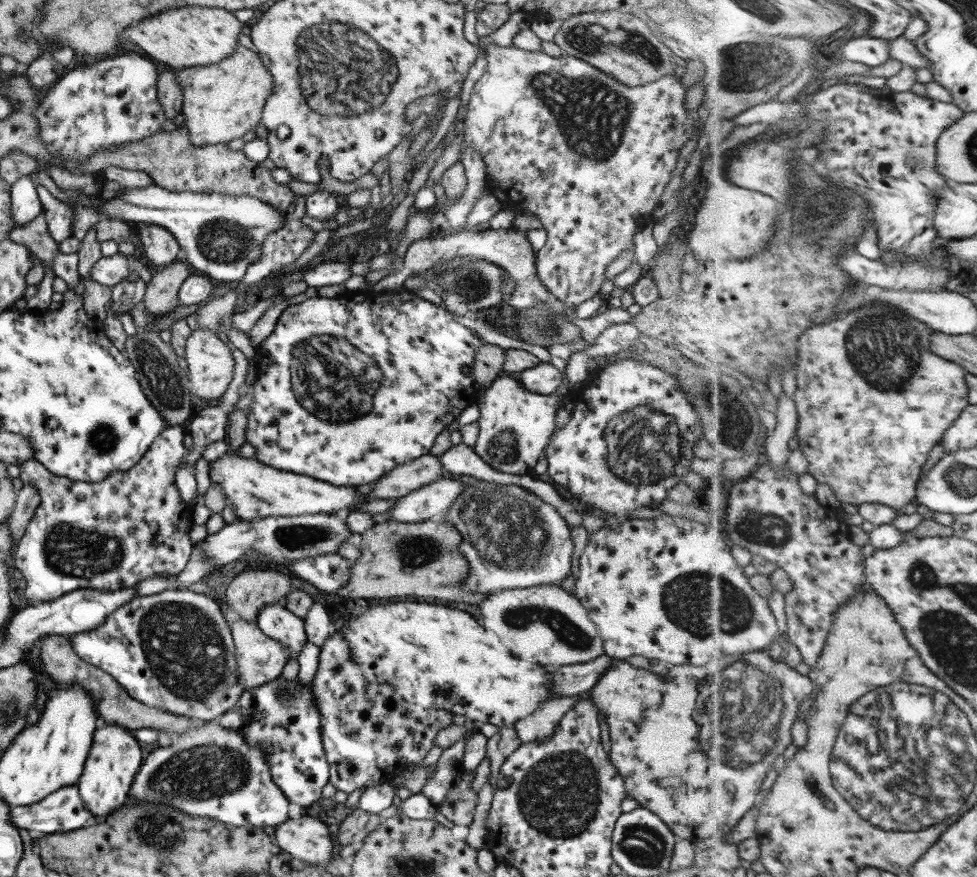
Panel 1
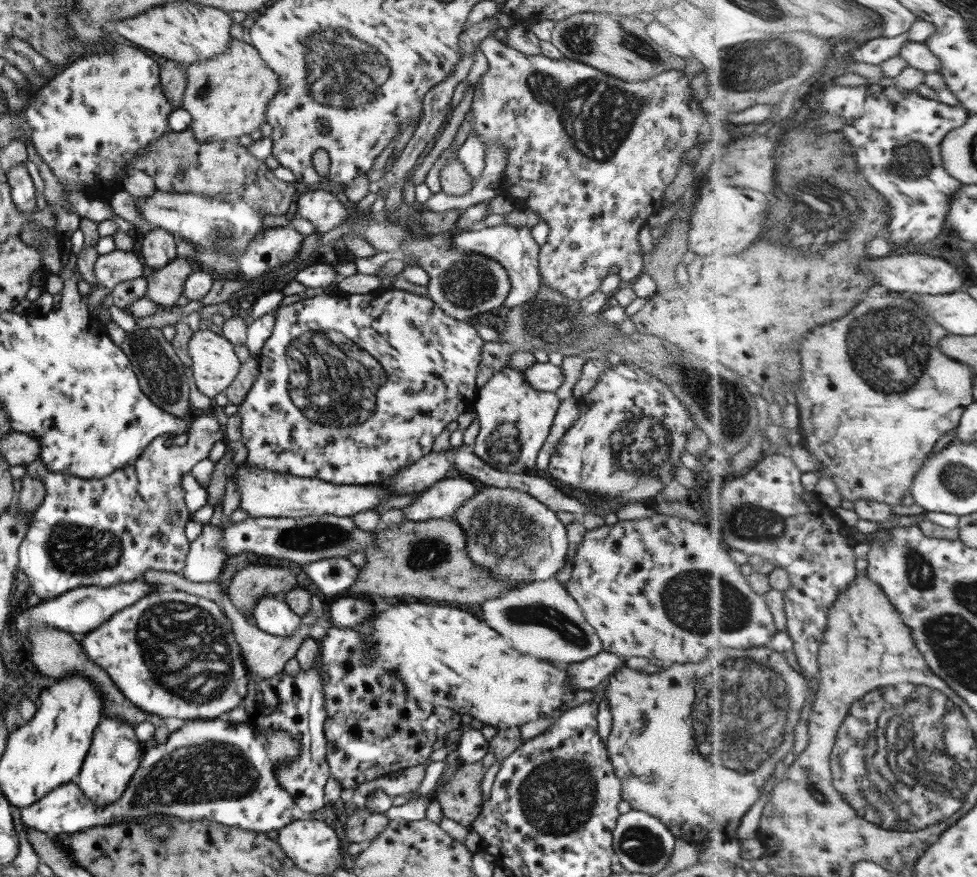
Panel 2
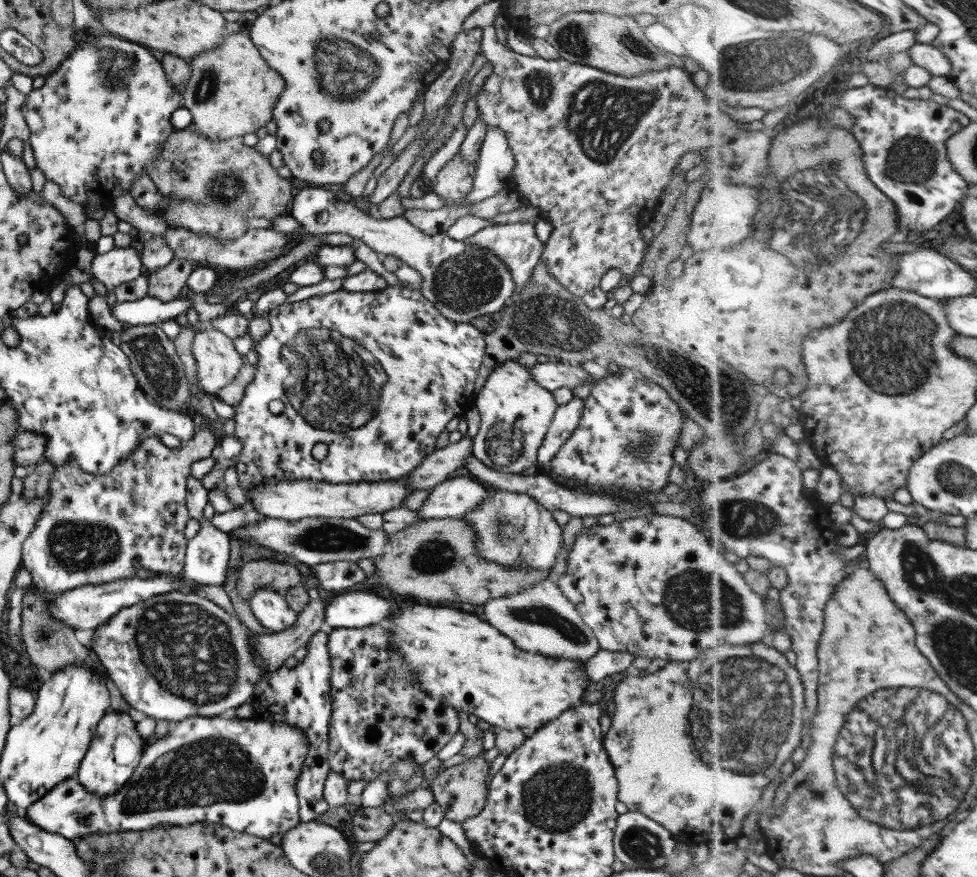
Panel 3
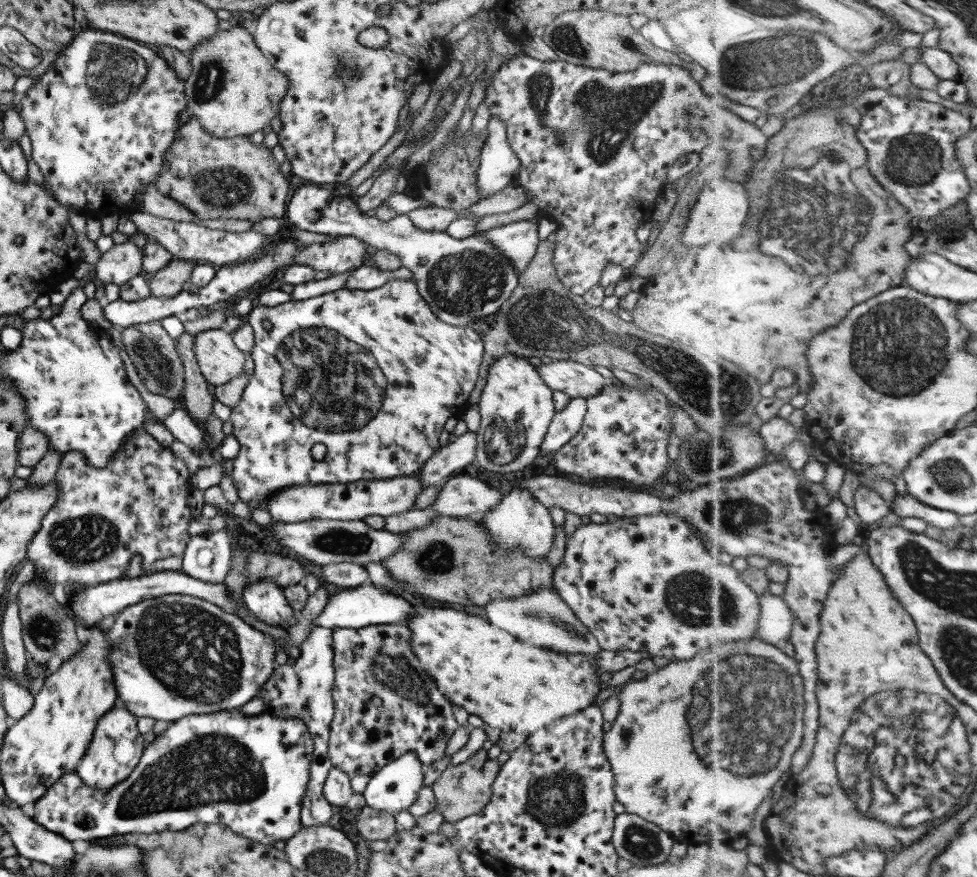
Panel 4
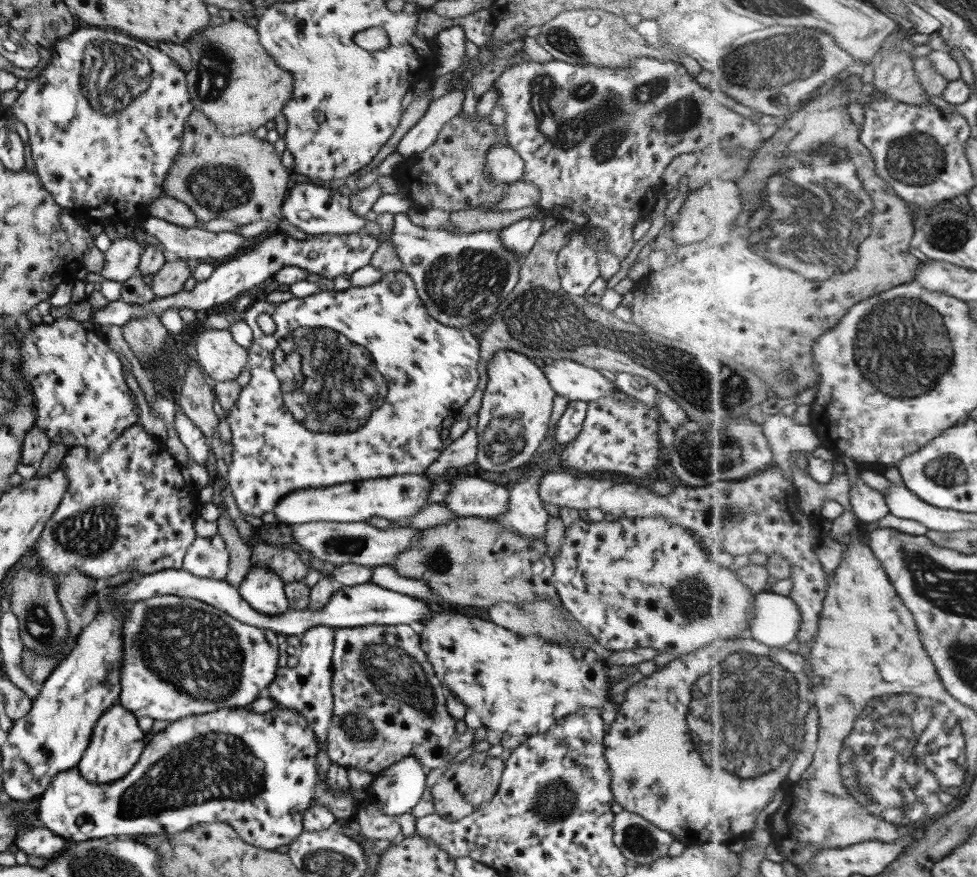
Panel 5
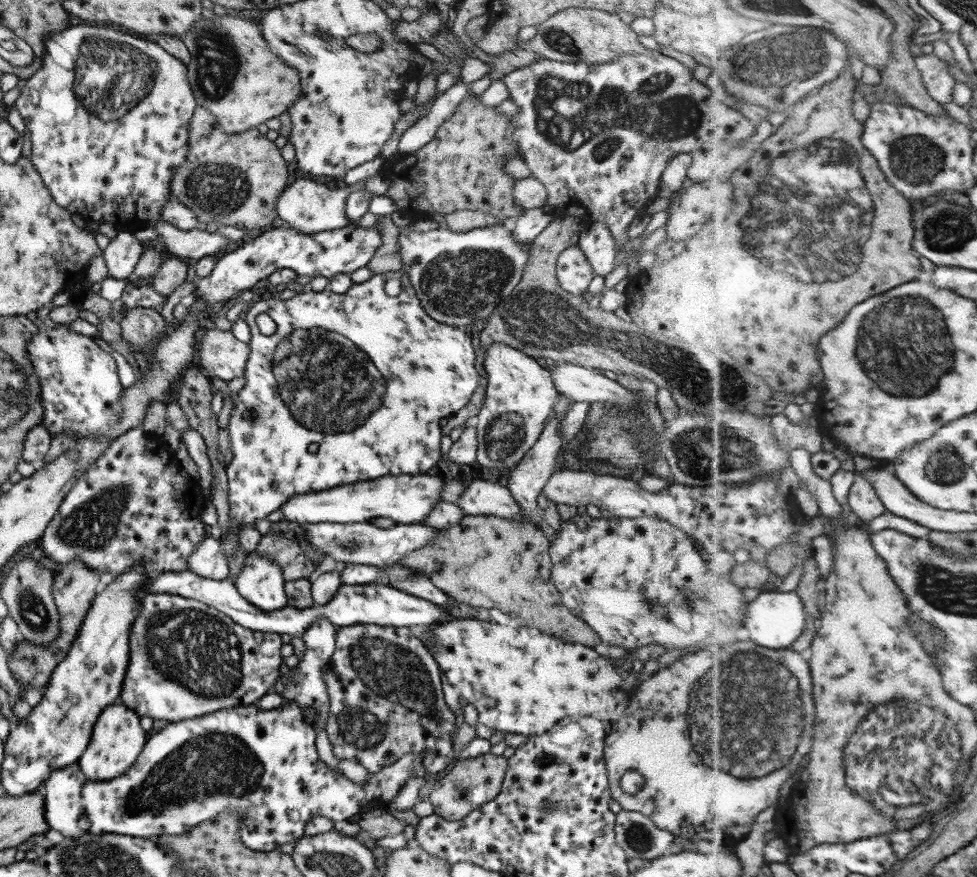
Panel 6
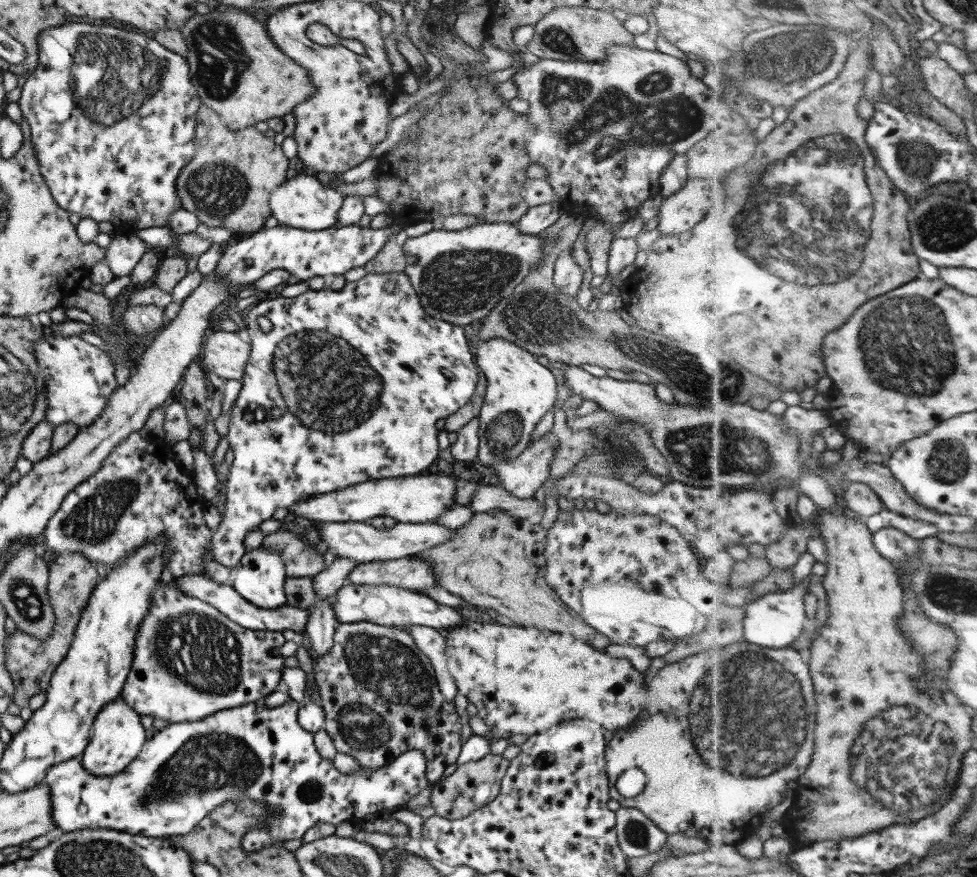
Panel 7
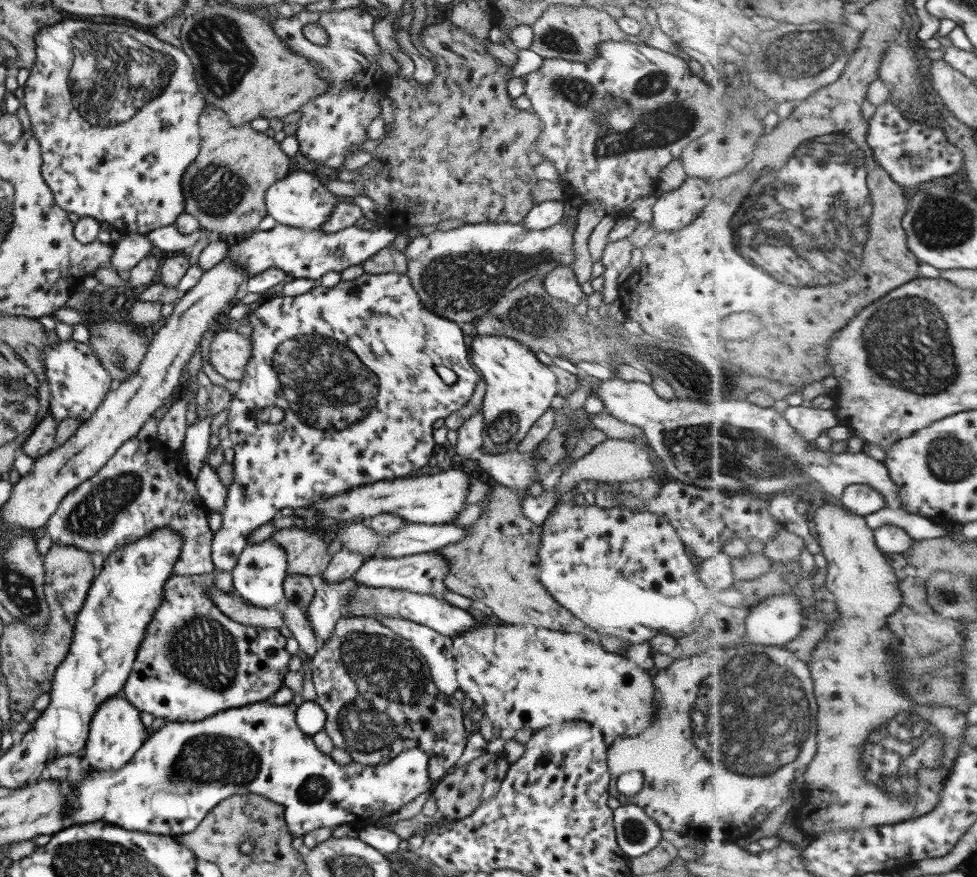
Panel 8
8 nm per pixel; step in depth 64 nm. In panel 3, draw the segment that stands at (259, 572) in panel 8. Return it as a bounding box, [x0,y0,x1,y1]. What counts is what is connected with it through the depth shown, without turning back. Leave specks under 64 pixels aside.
[247,588,297,632]

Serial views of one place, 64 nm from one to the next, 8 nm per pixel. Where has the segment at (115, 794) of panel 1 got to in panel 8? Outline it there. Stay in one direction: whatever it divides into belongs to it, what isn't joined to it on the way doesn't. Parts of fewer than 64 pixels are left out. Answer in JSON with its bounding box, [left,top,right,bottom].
[82,694,149,772]

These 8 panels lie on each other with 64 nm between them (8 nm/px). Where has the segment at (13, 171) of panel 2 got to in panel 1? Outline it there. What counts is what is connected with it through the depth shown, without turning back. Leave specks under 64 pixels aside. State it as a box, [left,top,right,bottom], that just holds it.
[9,176,42,228]

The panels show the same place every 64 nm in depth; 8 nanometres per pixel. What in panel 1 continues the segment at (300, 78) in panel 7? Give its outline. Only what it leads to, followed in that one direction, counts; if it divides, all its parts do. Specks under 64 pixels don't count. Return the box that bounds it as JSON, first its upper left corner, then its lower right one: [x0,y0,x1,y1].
[175,44,273,146]

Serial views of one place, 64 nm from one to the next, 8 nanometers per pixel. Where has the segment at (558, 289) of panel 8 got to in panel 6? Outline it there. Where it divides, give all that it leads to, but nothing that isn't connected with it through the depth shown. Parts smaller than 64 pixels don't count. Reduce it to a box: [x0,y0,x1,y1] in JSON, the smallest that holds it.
[556,243,596,295]

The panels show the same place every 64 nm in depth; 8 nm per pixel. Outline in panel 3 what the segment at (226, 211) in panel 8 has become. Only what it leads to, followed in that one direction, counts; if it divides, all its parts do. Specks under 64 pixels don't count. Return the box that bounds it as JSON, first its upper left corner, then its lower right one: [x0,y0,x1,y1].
[147,124,291,218]

